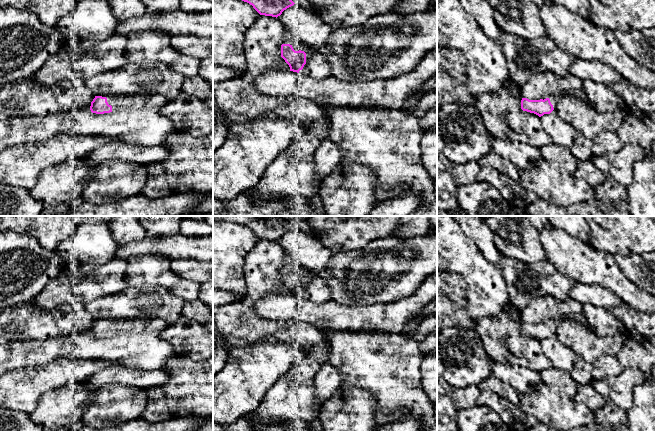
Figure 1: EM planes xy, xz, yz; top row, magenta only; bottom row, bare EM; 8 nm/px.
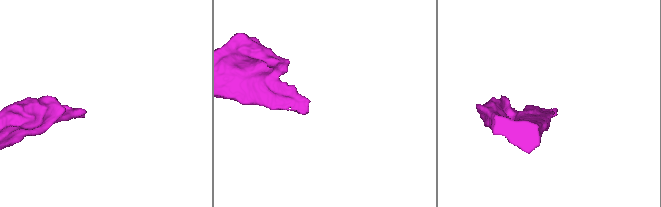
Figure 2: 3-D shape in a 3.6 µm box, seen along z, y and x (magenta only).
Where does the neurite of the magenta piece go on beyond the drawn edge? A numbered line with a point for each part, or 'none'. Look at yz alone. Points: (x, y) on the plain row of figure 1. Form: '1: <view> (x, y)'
1: yz (554, 323)

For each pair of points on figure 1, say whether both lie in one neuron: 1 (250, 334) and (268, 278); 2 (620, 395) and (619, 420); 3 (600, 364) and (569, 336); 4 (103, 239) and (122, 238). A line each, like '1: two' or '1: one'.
1: one
2: two
3: two
4: two

